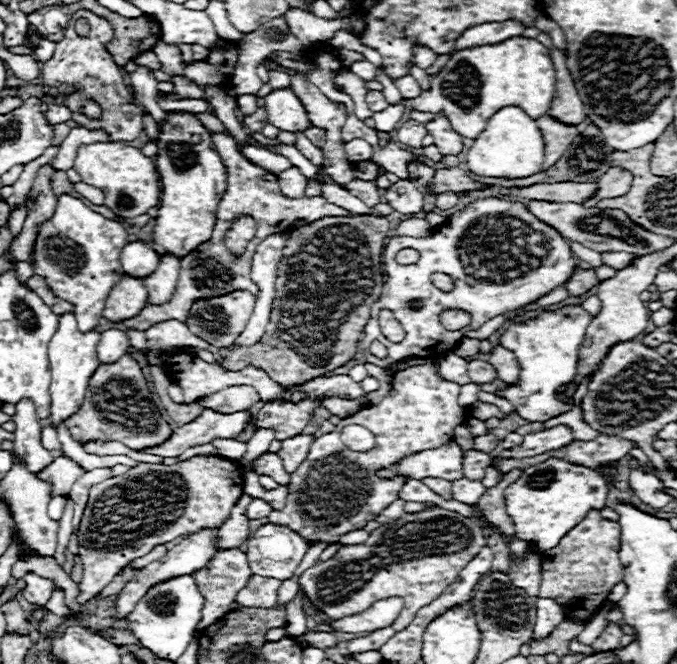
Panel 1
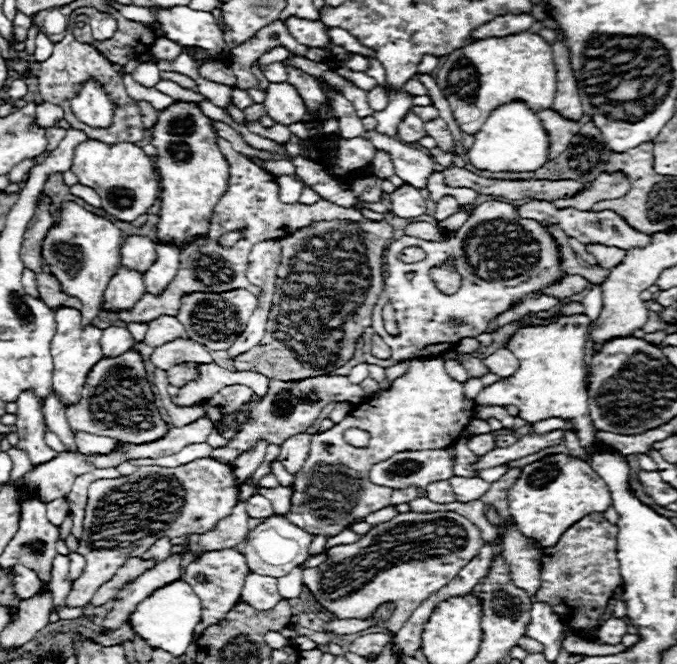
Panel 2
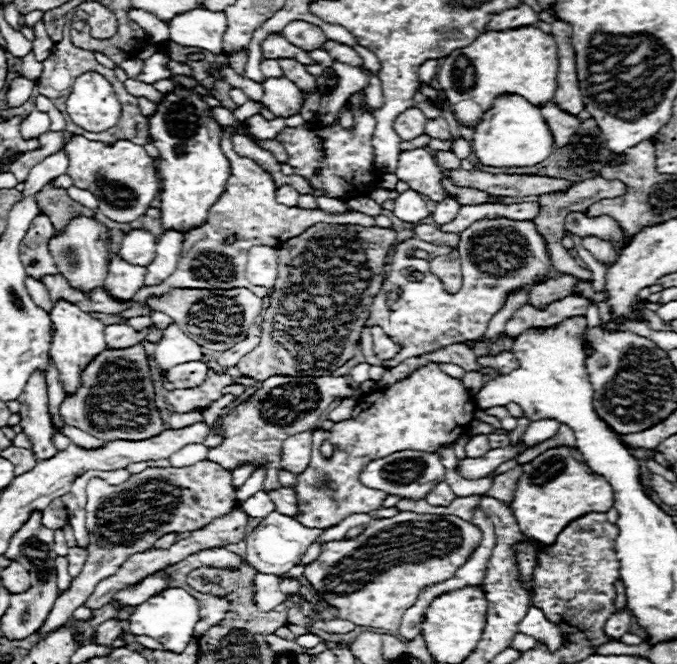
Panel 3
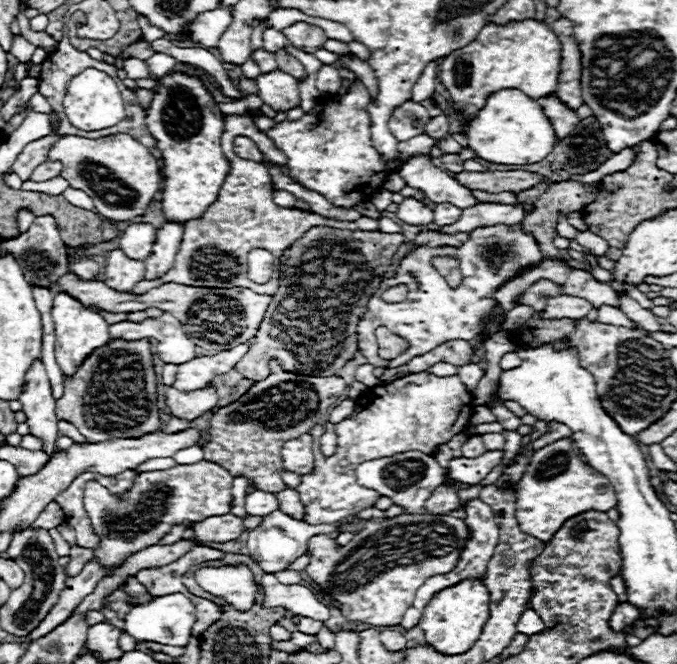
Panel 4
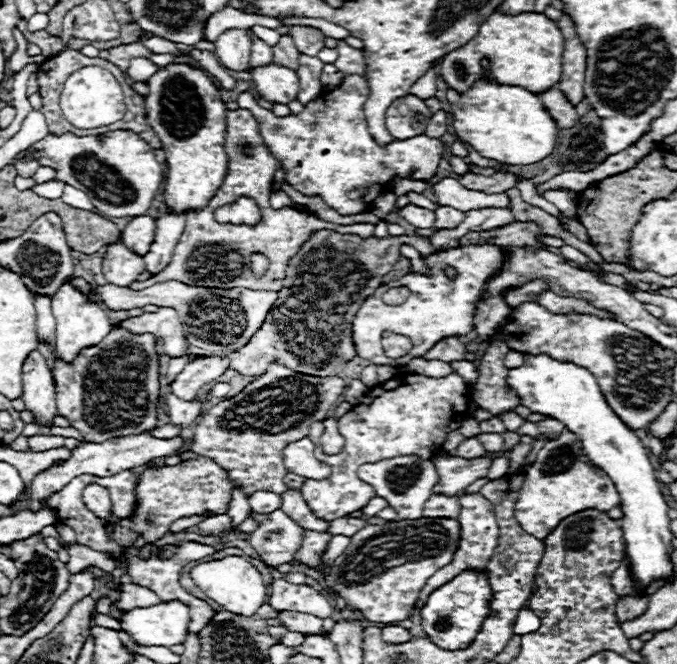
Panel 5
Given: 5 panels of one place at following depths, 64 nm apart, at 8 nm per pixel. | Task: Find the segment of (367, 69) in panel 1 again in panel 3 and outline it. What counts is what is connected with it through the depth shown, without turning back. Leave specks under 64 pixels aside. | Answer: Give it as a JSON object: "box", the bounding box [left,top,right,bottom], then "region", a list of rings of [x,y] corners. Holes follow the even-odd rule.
{"box":[324,40,364,68],"region":[[[328,40],[324,44],[324,50],[328,50],[328,54],[336,60],[336,62],[344,62],[344,64],[350,64],[354,68],[360,68],[364,62],[362,58],[350,48],[350,46],[344,46],[344,44],[338,44],[338,42],[332,42]]]}

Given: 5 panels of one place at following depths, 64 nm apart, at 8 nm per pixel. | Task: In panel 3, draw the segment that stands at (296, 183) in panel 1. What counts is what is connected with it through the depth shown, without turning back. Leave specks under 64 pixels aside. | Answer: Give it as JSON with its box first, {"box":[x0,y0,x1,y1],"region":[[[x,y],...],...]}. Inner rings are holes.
{"box":[276,184,300,206],"region":[[[286,184],[276,190],[276,200],[282,202],[282,204],[286,204],[286,206],[296,206],[298,196],[300,196],[300,194],[298,194],[292,186],[286,186]]]}

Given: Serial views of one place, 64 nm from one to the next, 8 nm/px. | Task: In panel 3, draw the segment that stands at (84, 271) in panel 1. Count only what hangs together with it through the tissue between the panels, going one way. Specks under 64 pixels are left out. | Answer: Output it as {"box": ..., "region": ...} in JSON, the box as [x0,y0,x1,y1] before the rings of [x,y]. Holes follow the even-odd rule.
{"box":[48,216,114,294],"region":[[[86,216],[72,218],[66,230],[54,234],[54,238],[48,242],[48,250],[54,258],[58,274],[64,276],[72,288],[84,290],[86,294],[98,286],[104,286],[104,280],[108,276],[108,266],[114,258],[110,246],[112,246],[112,236],[108,226],[104,226],[96,218],[86,218]]]}

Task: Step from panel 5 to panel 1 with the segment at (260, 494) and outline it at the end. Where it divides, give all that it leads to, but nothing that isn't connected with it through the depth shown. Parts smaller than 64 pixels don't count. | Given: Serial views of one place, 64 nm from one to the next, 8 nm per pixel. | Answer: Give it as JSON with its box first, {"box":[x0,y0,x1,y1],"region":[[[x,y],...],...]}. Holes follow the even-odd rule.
{"box":[248,500,272,520],"region":[[[252,500],[248,506],[248,520],[266,518],[270,512],[272,512],[272,508],[264,500]]]}

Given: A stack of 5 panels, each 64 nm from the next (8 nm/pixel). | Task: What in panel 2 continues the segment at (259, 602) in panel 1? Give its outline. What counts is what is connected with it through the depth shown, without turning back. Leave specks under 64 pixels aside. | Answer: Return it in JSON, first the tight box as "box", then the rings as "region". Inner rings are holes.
{"box":[240,574,280,610],"region":[[[250,574],[246,578],[246,584],[240,592],[240,602],[250,604],[256,610],[270,610],[278,604],[280,594],[278,594],[278,582],[272,576],[260,576],[260,574]]]}

